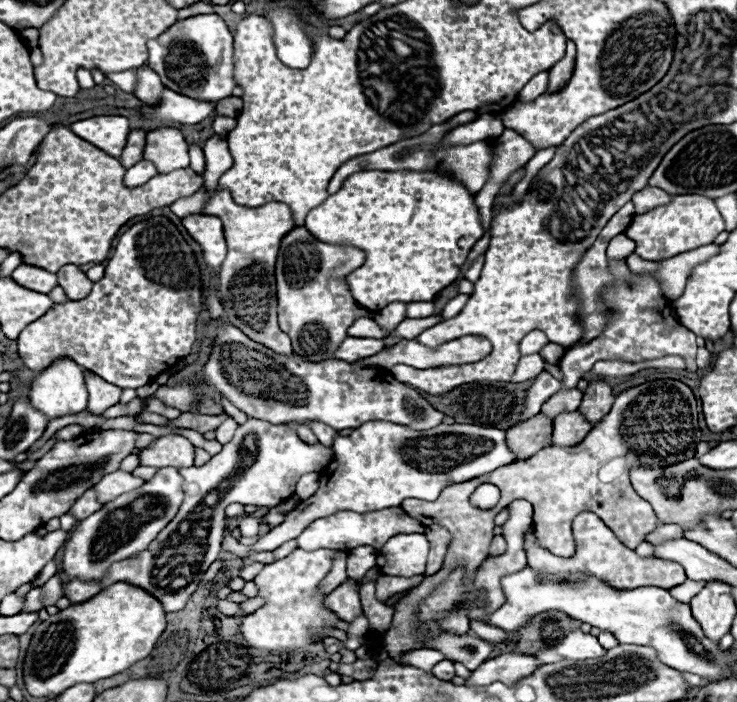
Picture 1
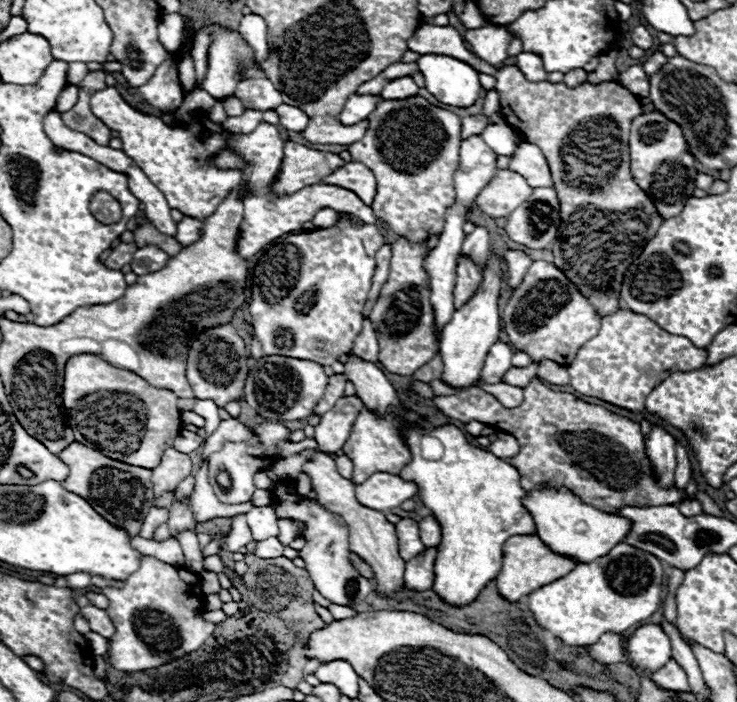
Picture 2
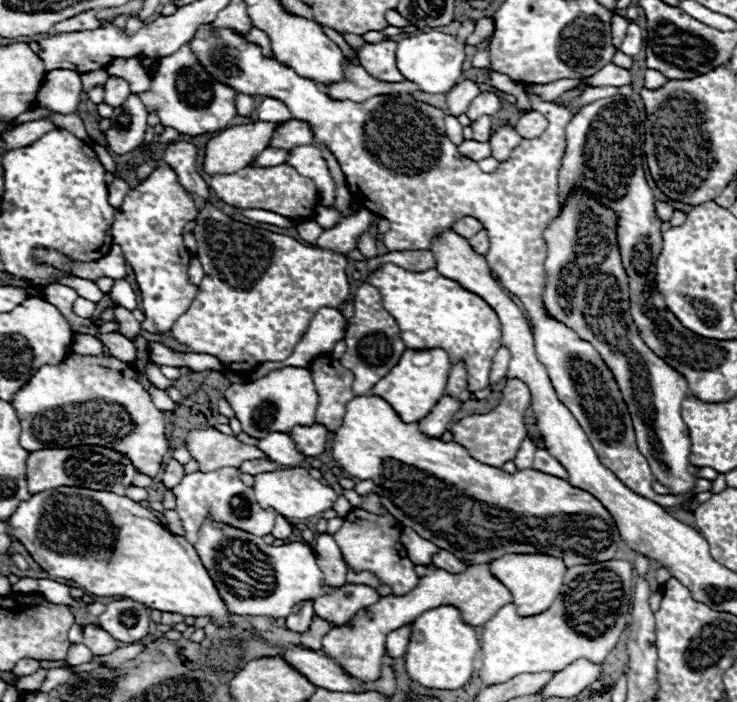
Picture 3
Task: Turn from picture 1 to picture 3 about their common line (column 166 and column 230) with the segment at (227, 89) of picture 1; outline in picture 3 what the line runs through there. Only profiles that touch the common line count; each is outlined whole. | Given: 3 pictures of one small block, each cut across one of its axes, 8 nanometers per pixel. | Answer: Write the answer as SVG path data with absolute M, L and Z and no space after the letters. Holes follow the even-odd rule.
M202 24L192 40L190 48L196 56L196 60L202 64L202 68L218 82L230 86L236 92L244 92L250 96L274 96L276 100L282 100L290 112L292 118L296 120L306 120L314 128L314 136L318 140L314 142L316 146L326 144L334 156L338 158L342 172L348 182L348 190L354 196L356 202L360 202L364 208L368 208L372 214L378 218L386 218L392 224L392 232L386 232L382 242L388 248L388 252L402 252L402 250L430 250L432 240L440 234L440 230L452 230L452 226L464 218L464 216L474 216L478 218L490 238L490 250L486 252L486 262L490 264L492 272L496 274L498 282L516 298L522 300L526 306L526 312L532 322L532 332L534 332L534 348L538 360L546 366L550 382L562 400L566 408L574 414L578 420L580 428L586 432L590 444L598 452L600 462L612 470L620 482L624 482L630 490L638 492L640 496L646 496L648 500L654 500L660 506L680 506L682 498L680 496L660 496L652 490L654 474L648 466L648 460L640 454L636 446L636 436L632 428L632 418L628 412L628 406L622 398L622 392L614 380L614 374L610 368L604 364L600 354L594 350L594 346L578 334L568 328L566 324L558 322L552 318L542 302L542 294L546 288L546 242L542 238L542 232L546 230L548 222L556 216L558 212L558 172L562 168L562 156L566 150L566 124L574 116L564 104L558 102L548 102L542 100L538 94L526 92L526 96L532 102L532 108L550 118L548 128L544 130L542 136L522 142L510 152L508 160L498 162L498 168L494 172L482 172L476 160L470 160L458 152L458 146L452 144L446 136L446 126L444 118L446 112L414 100L410 94L386 94L386 96L374 96L366 102L334 102L330 100L322 86L298 76L292 68L280 64L274 58L264 58L262 48L254 42L248 42L244 36L240 36L234 30L228 28L214 28L212 24Z

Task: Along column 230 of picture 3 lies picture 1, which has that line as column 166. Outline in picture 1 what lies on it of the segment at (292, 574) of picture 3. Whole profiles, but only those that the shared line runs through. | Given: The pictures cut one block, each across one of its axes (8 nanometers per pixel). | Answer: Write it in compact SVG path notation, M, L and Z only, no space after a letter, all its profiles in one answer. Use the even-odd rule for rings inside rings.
M248 418L244 424L236 428L232 442L224 444L222 452L212 456L210 462L206 462L204 466L178 468L178 472L184 478L182 490L186 494L178 516L156 536L156 540L150 542L150 546L144 552L120 560L118 564L112 564L106 576L100 580L100 588L106 588L114 582L134 584L136 588L146 590L158 602L162 602L166 612L182 610L188 604L194 590L198 588L204 572L220 554L220 544L222 544L220 540L224 534L222 526L224 508L234 502L246 506L268 506L268 508L278 506L282 500L294 494L300 476L310 472L320 472L332 460L334 460L332 446L306 444L288 424L274 426L266 420ZM248 434L256 434L258 440L256 440L254 462L250 466L244 466L242 442ZM208 494L214 496L216 504L212 506L204 504L204 498Z

